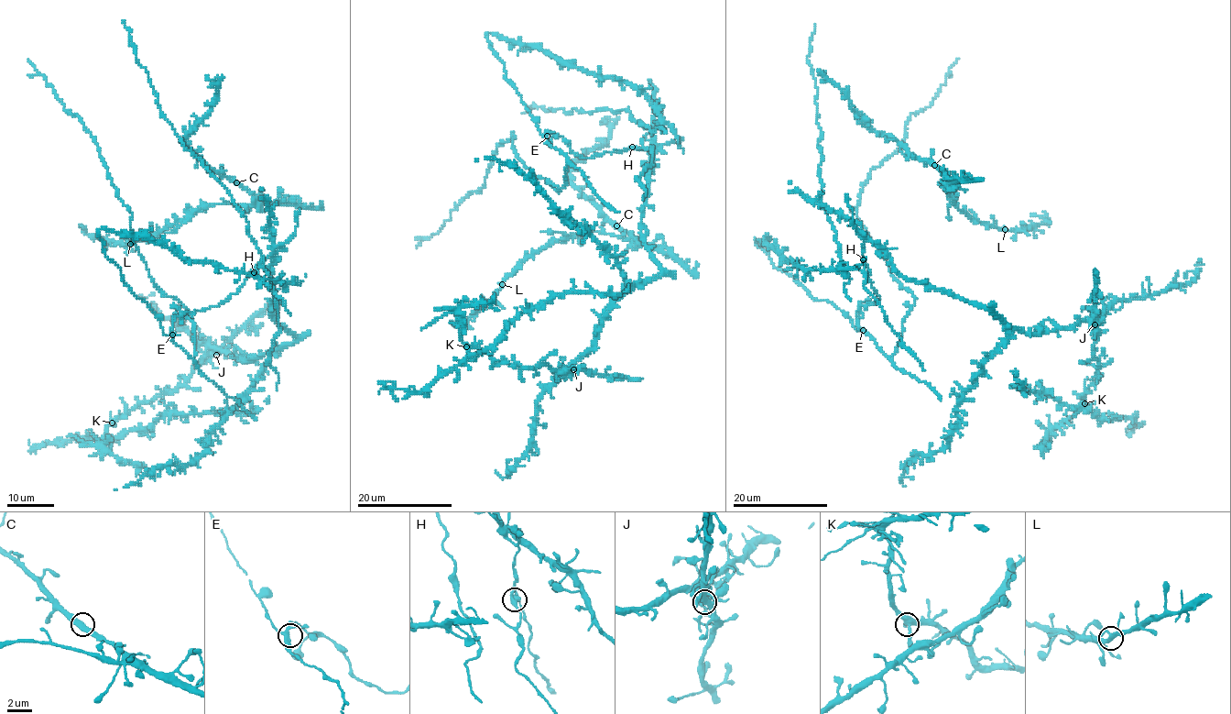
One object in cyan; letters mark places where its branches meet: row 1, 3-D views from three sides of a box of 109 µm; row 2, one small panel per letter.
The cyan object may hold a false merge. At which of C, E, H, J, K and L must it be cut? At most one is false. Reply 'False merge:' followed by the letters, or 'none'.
False merge: H

